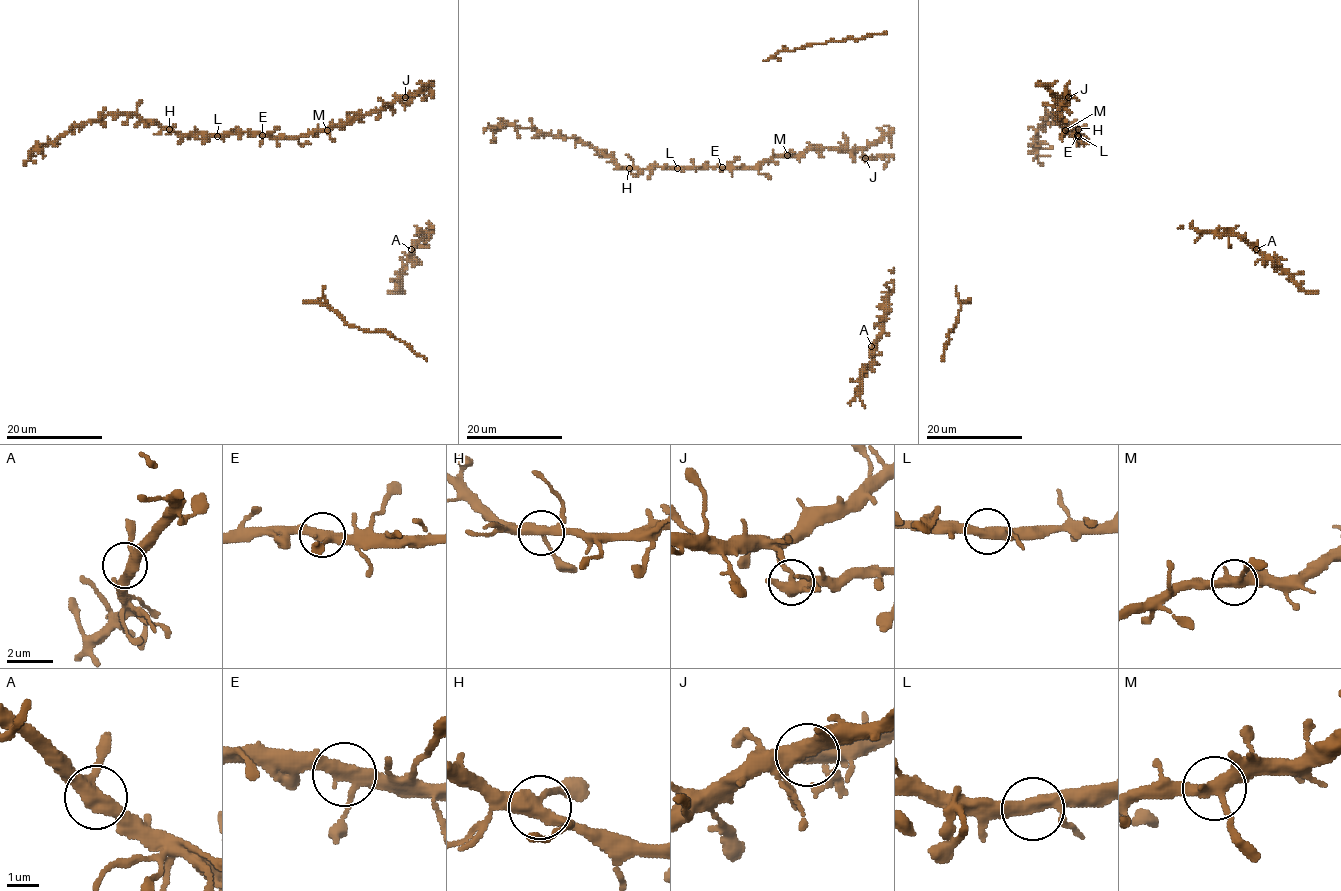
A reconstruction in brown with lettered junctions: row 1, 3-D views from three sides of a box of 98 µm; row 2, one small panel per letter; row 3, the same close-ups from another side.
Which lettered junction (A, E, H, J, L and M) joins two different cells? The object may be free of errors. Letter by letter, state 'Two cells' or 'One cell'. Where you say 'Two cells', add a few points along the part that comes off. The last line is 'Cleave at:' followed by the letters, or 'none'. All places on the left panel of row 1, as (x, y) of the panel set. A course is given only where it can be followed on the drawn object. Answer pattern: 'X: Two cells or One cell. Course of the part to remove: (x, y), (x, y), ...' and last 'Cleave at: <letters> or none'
A: One cell
E: One cell
H: One cell
J: Two cells. Course of the part to remove: (405, 97), (428, 91), (424, 101)
L: One cell
M: One cell
Cleave at: J

